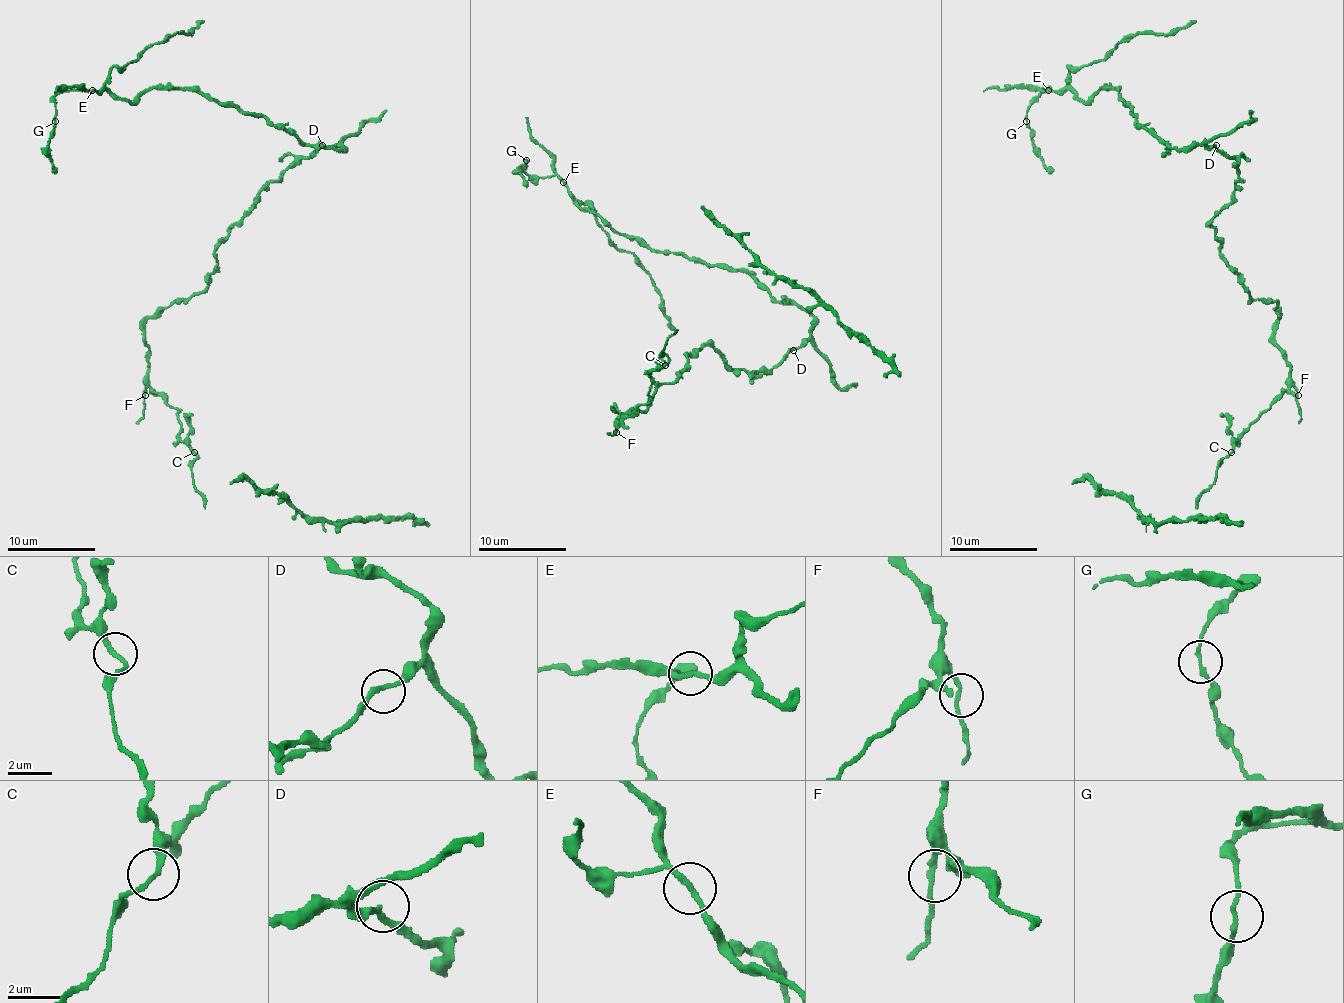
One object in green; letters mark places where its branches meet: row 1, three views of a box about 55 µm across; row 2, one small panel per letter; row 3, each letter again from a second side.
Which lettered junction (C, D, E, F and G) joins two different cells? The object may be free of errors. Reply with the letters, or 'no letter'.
no letter

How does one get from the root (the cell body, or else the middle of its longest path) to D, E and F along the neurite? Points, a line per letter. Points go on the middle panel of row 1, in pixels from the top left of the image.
D: (696, 350), (709, 346), (731, 368), (742, 368), (749, 372), (769, 372), (793, 350)
E: (696, 350), (769, 372), (813, 317), (747, 273), (619, 235), (563, 182)
F: (696, 350), (687, 354), (687, 366), (681, 374), (656, 390), (645, 410), (619, 412), (616, 408), (616, 432)

